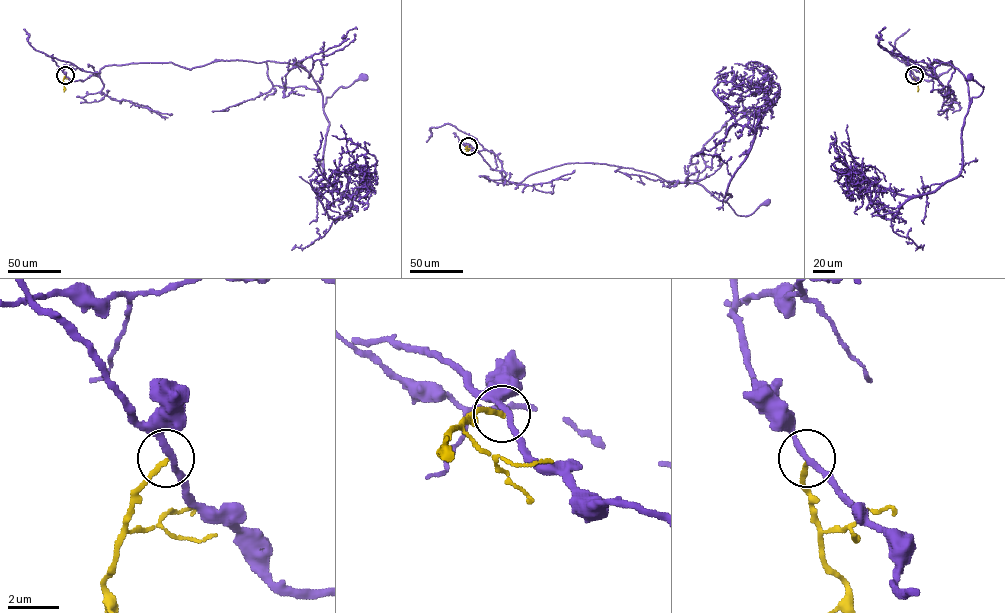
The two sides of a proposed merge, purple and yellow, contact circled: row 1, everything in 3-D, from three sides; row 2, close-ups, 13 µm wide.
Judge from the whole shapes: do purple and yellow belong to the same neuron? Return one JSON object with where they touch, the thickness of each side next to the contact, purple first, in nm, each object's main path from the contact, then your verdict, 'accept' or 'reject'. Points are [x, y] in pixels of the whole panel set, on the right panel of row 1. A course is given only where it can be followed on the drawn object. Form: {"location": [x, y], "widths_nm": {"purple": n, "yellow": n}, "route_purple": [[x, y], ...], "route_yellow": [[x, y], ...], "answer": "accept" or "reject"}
{"location": [914, 75], "widths_nm": {"purple": 240, "yellow": 190}, "route_purple": [[914, 75], [929, 81], [952, 66], [930, 62], [951, 61], [969, 106], [983, 87], [969, 77]], "route_yellow": [[914, 75], [917, 91]], "answer": "reject"}

